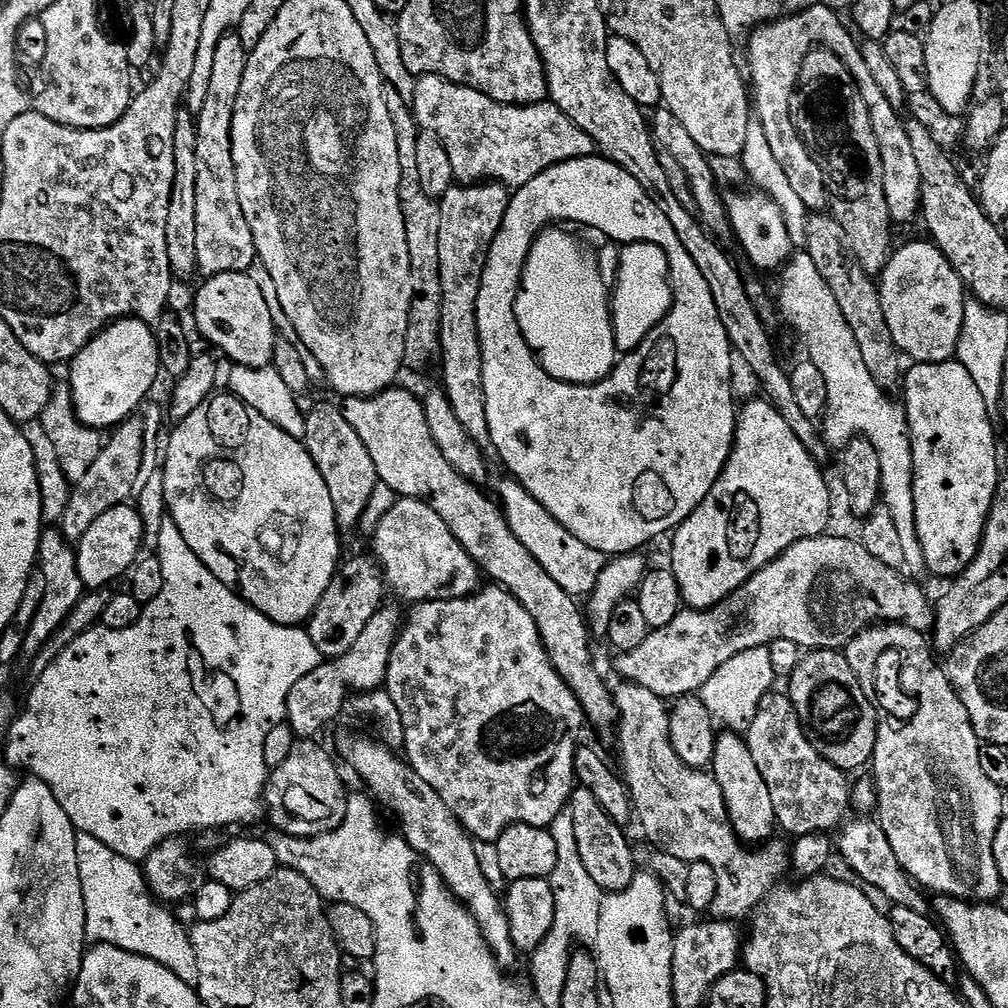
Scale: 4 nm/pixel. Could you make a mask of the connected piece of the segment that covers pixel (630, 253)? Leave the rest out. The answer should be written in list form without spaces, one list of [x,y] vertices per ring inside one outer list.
[[[657,244],[623,245],[620,252],[618,284],[612,290],[612,329],[616,332],[617,353],[627,354],[634,352],[668,317],[668,311],[672,309],[672,283],[668,256]]]

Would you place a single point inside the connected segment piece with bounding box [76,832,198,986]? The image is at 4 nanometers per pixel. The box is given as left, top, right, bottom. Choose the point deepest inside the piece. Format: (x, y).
(120, 909)

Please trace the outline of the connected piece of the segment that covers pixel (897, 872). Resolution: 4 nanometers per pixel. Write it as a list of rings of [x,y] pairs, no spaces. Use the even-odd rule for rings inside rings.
[[[875,819],[850,821],[840,836],[840,844],[838,840],[838,852],[839,855],[840,852],[844,855],[844,860],[852,867],[854,875],[861,876],[869,889],[877,888],[893,905],[906,906],[923,913],[929,911],[930,900],[929,904],[927,900],[929,897],[917,887],[906,869],[900,865],[894,850],[890,847],[890,838],[886,838],[886,834]]]

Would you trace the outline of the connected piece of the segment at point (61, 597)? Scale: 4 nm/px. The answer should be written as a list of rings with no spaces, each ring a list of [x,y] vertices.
[[[48,526],[40,533],[38,570],[46,577],[46,594],[43,596],[42,606],[38,606],[38,614],[34,614],[34,622],[30,622],[30,630],[26,634],[24,652],[28,654],[38,653],[50,643],[86,593],[82,574],[78,574],[75,547],[64,537],[59,527]]]

